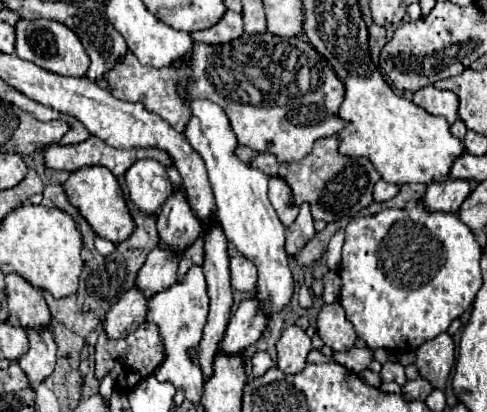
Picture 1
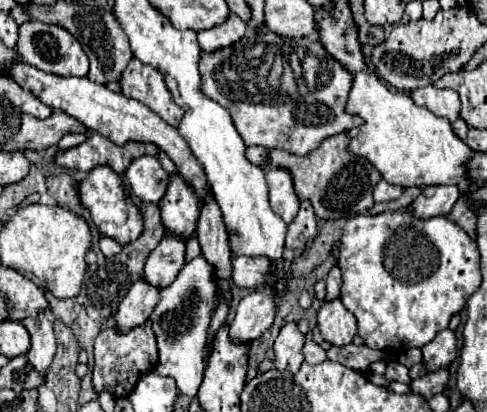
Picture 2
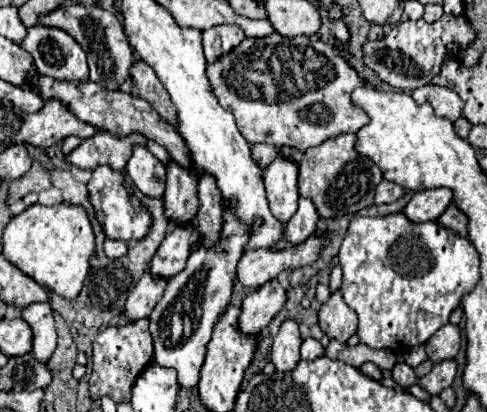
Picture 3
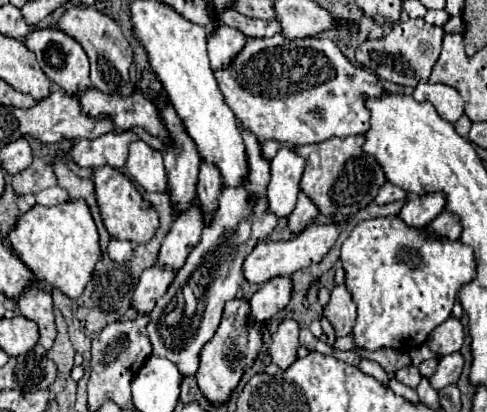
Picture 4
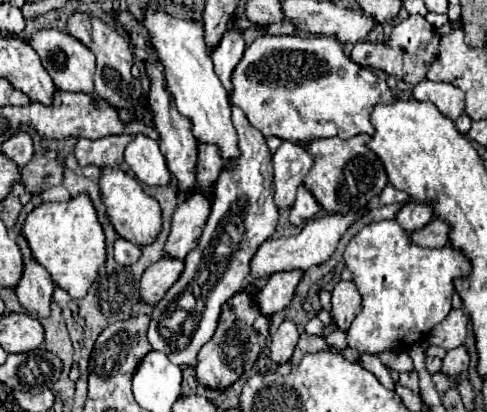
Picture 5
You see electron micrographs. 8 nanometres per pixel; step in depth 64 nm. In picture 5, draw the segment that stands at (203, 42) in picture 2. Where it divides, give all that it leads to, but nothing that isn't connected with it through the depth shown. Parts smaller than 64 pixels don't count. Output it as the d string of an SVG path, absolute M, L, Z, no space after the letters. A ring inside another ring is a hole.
M228 28L228 32L224 32L224 36L220 38L220 44L216 48L212 48L212 62L214 62L214 72L218 74L220 82L224 84L224 88L230 92L232 84L230 84L230 74L236 68L236 64L240 62L242 54L244 54L244 38L238 30Z

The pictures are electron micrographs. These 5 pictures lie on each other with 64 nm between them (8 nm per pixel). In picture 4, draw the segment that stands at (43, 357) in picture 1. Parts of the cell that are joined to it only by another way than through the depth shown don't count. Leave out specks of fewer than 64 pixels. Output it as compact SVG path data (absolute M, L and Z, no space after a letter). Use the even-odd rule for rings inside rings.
M42 286L30 288L24 292L24 296L18 300L18 308L22 316L38 324L38 346L42 346L46 352L52 348L52 340L56 338L56 324L54 324L54 306L50 292L44 292Z

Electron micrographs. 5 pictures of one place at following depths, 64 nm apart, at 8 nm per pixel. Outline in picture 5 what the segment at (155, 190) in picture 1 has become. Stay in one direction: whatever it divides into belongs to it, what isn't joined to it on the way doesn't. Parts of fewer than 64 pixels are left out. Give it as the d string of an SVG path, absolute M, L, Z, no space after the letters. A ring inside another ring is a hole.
M136 134L136 138L126 146L124 160L142 184L164 186L172 180L158 142L146 138L144 134Z

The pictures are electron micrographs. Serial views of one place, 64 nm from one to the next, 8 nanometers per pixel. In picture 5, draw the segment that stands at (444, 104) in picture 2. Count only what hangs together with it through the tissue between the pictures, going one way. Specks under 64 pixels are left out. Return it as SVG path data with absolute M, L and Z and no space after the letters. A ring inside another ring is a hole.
M422 80L414 88L412 96L420 102L432 102L450 120L456 120L464 112L464 92L446 82Z

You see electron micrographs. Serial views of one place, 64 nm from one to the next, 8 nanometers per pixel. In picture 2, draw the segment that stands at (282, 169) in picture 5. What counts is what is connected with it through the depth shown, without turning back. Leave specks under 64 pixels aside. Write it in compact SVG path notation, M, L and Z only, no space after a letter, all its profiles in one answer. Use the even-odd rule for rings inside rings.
M272 168L266 172L266 182L268 182L268 194L270 194L272 210L286 224L290 224L296 218L296 212L300 208L300 200L294 192L290 174L282 168Z

